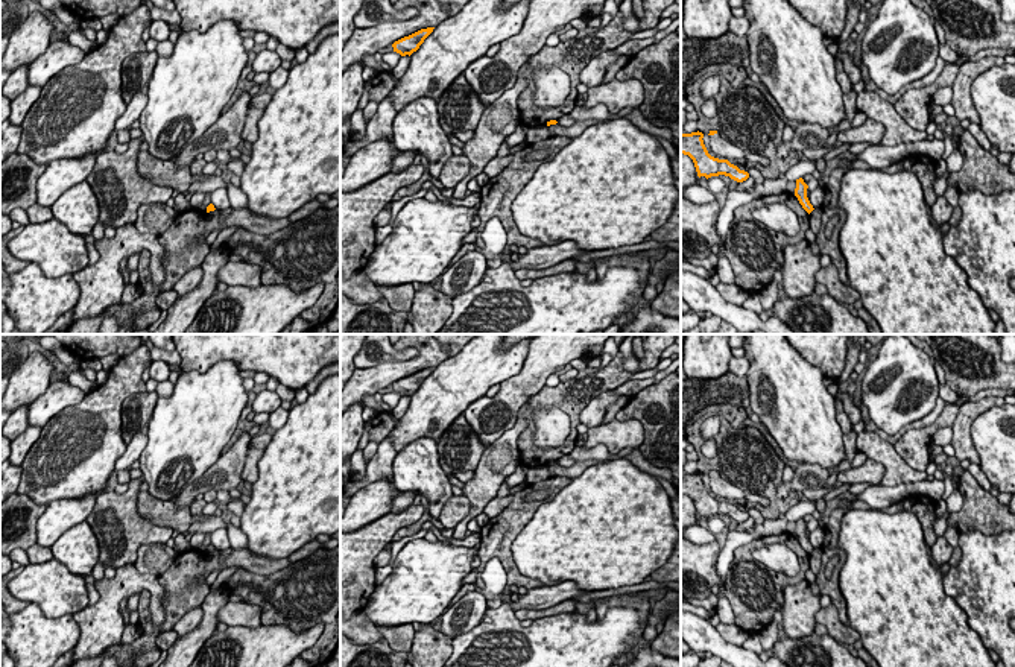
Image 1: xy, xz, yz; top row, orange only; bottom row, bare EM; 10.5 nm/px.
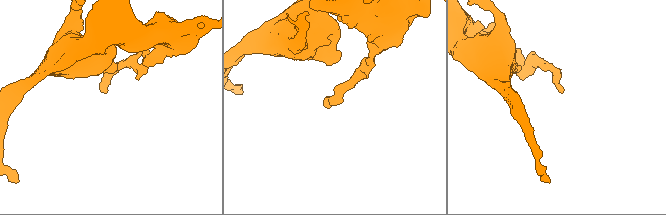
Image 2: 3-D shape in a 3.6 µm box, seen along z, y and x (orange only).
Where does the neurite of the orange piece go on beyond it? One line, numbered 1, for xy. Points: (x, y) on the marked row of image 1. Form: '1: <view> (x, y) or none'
1: none

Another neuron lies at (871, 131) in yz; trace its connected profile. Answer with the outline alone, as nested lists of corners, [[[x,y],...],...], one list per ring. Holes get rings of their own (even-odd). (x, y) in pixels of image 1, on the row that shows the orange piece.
[[[866,119],[862,126],[848,128],[837,134],[837,141],[840,143],[869,143],[869,144],[881,144],[881,138],[884,134],[884,126],[872,119]]]

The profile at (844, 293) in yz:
[[[831,263],[827,267],[821,267],[814,275],[816,283],[827,287],[828,295],[837,302],[848,305],[860,299],[860,293],[849,284],[843,284],[839,278],[837,267]]]

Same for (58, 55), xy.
[[[52,41],[46,52],[29,64],[29,85],[43,88],[56,73],[79,64],[84,56],[85,52],[68,41]]]

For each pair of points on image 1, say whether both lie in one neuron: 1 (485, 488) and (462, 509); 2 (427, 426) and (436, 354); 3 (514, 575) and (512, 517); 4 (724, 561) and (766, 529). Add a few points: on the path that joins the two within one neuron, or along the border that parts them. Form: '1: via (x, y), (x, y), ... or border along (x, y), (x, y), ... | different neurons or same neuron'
1: border along (464, 494), (468, 500), (470, 512), (453, 527) | different neurons
2: border along (449, 357), (435, 368) | different neurons
3: via (506, 561), (503, 555), (503, 531) | same neuron
4: via (728, 549), (739, 538), (754, 535) | same neuron

